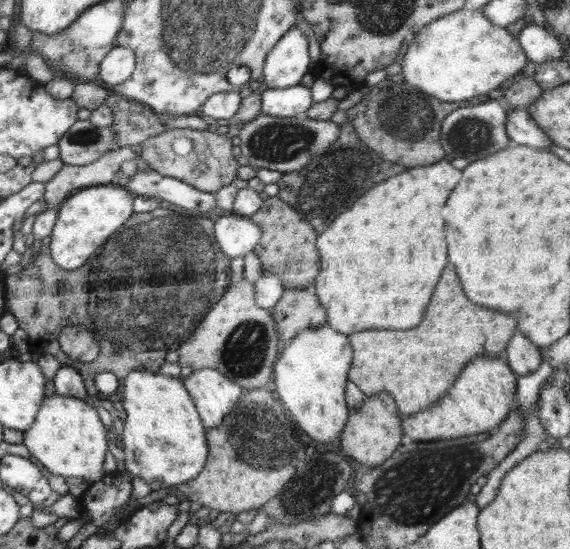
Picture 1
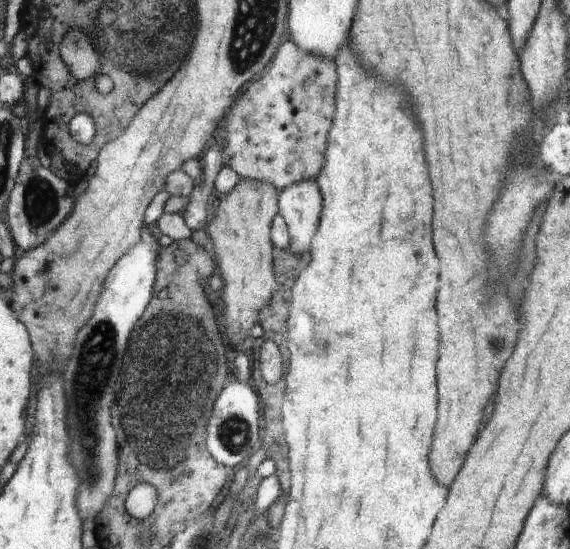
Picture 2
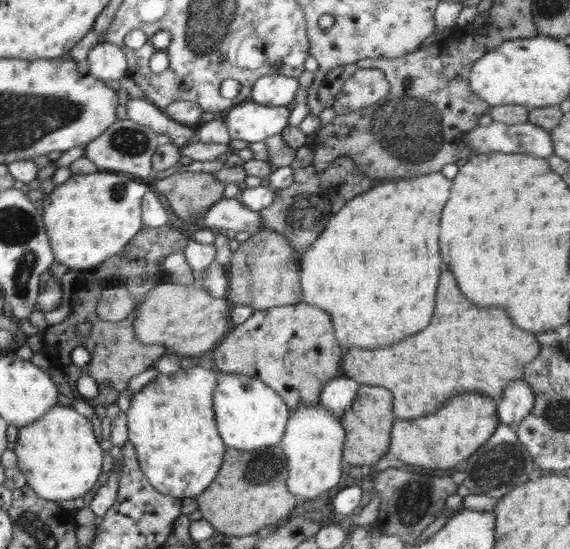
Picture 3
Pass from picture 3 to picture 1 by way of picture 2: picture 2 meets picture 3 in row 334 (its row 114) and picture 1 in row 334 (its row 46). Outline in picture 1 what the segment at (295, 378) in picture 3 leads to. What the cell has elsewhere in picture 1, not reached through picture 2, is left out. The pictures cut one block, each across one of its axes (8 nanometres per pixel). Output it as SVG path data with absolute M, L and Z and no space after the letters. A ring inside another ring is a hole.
M286 288L271 313L282 345L288 344L309 327L327 324L326 308L320 304L316 294L311 294L306 289Z

